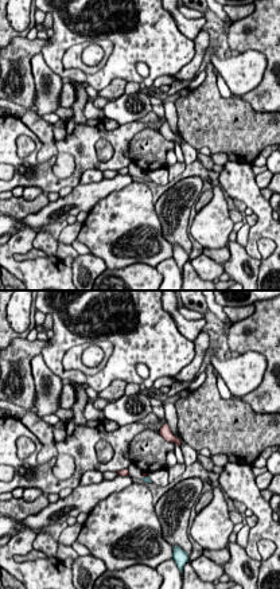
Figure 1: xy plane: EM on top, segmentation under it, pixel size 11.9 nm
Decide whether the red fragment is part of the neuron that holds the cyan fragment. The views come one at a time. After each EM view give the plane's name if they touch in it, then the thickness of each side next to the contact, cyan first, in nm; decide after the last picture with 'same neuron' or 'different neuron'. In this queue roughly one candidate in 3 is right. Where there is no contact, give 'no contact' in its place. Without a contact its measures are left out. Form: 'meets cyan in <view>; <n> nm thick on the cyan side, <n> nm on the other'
meets cyan in xy; 70 nm thick on the cyan side, 50 nm on the other

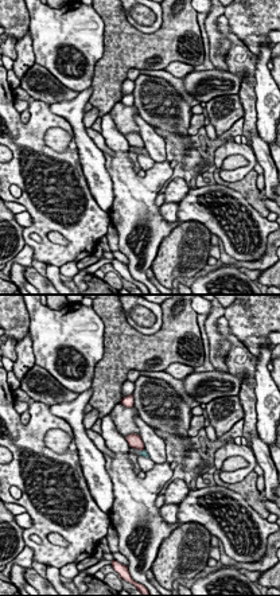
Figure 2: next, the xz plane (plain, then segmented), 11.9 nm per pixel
meets cyan in xz; 60 nm thick on the cyan side, 160 nm on the other

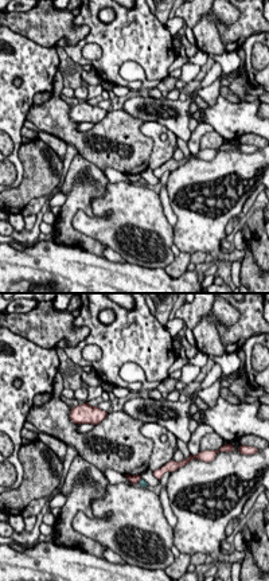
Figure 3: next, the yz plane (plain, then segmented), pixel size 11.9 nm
no contact

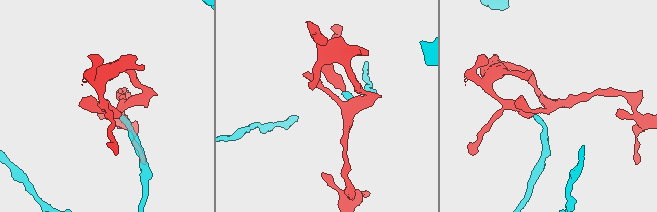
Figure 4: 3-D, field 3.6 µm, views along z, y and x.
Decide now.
different neuron

